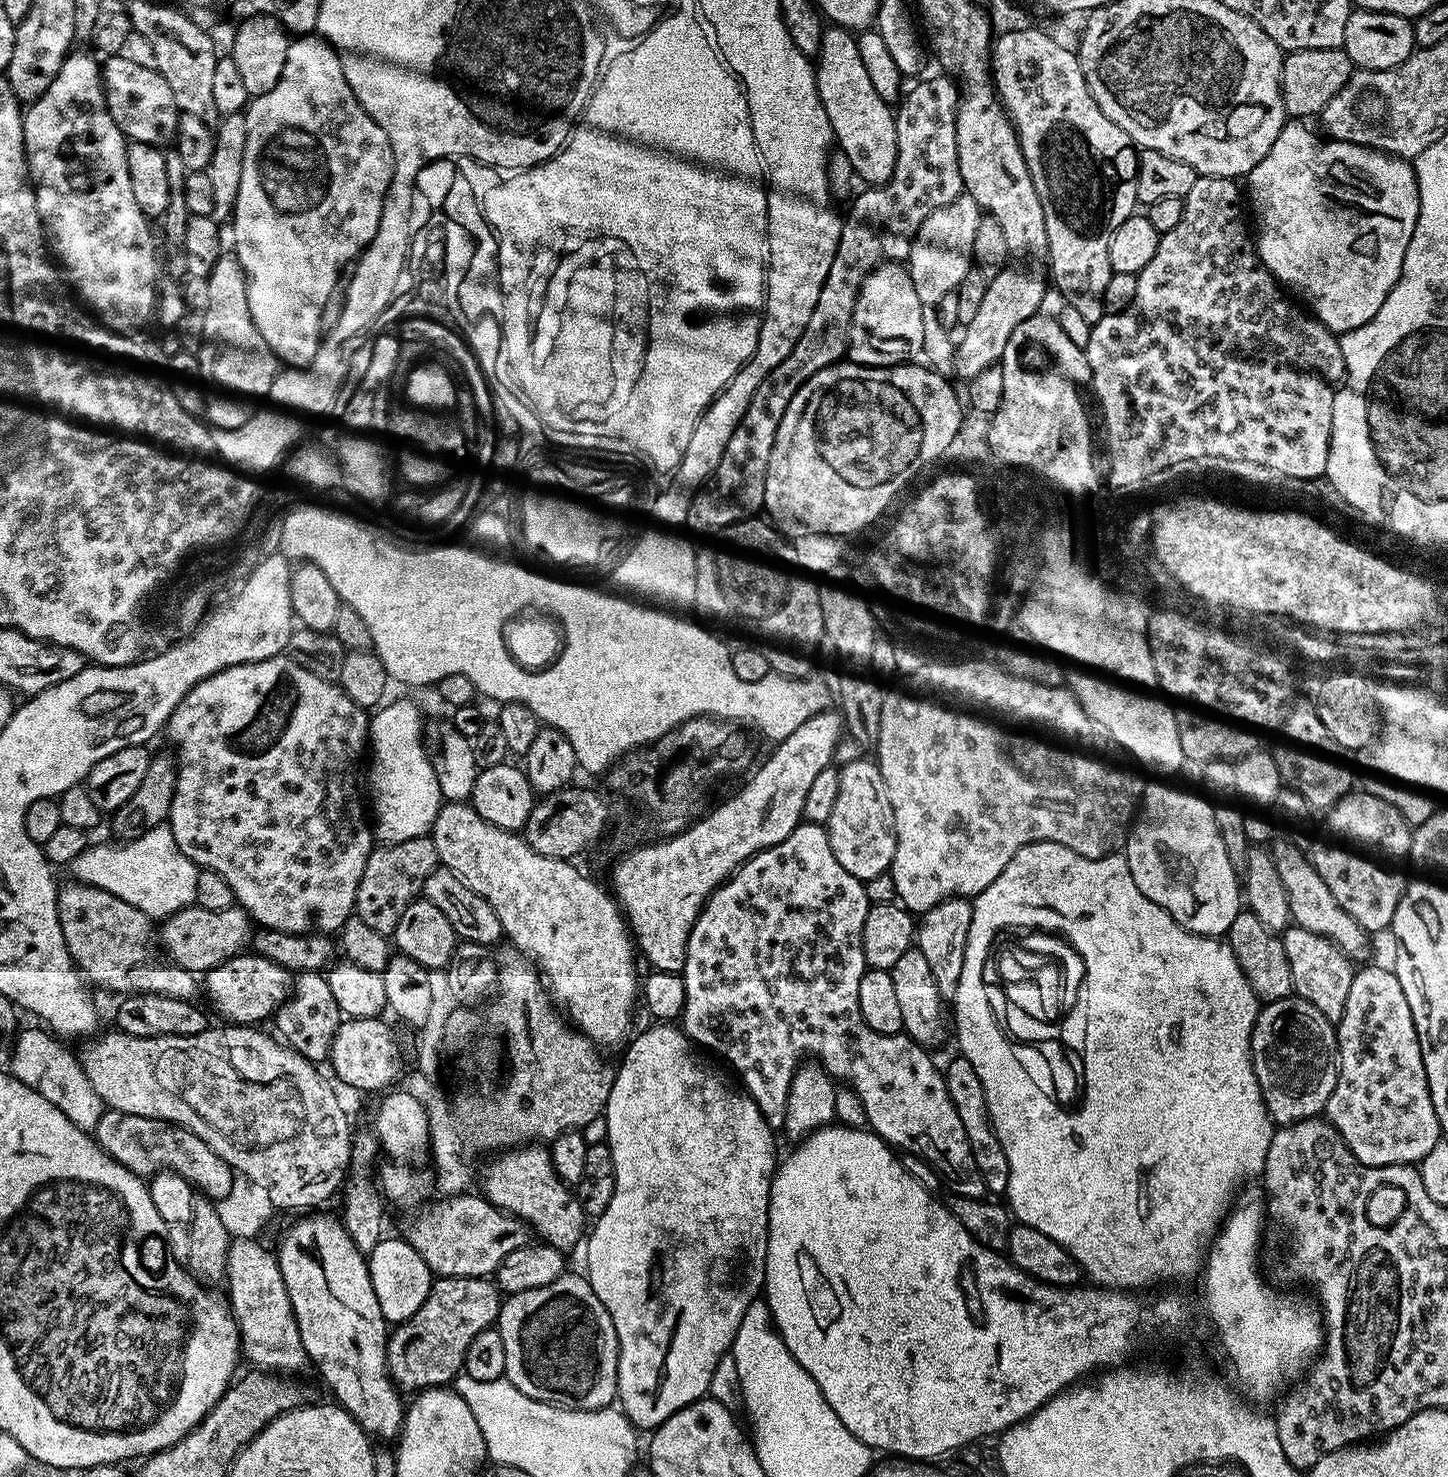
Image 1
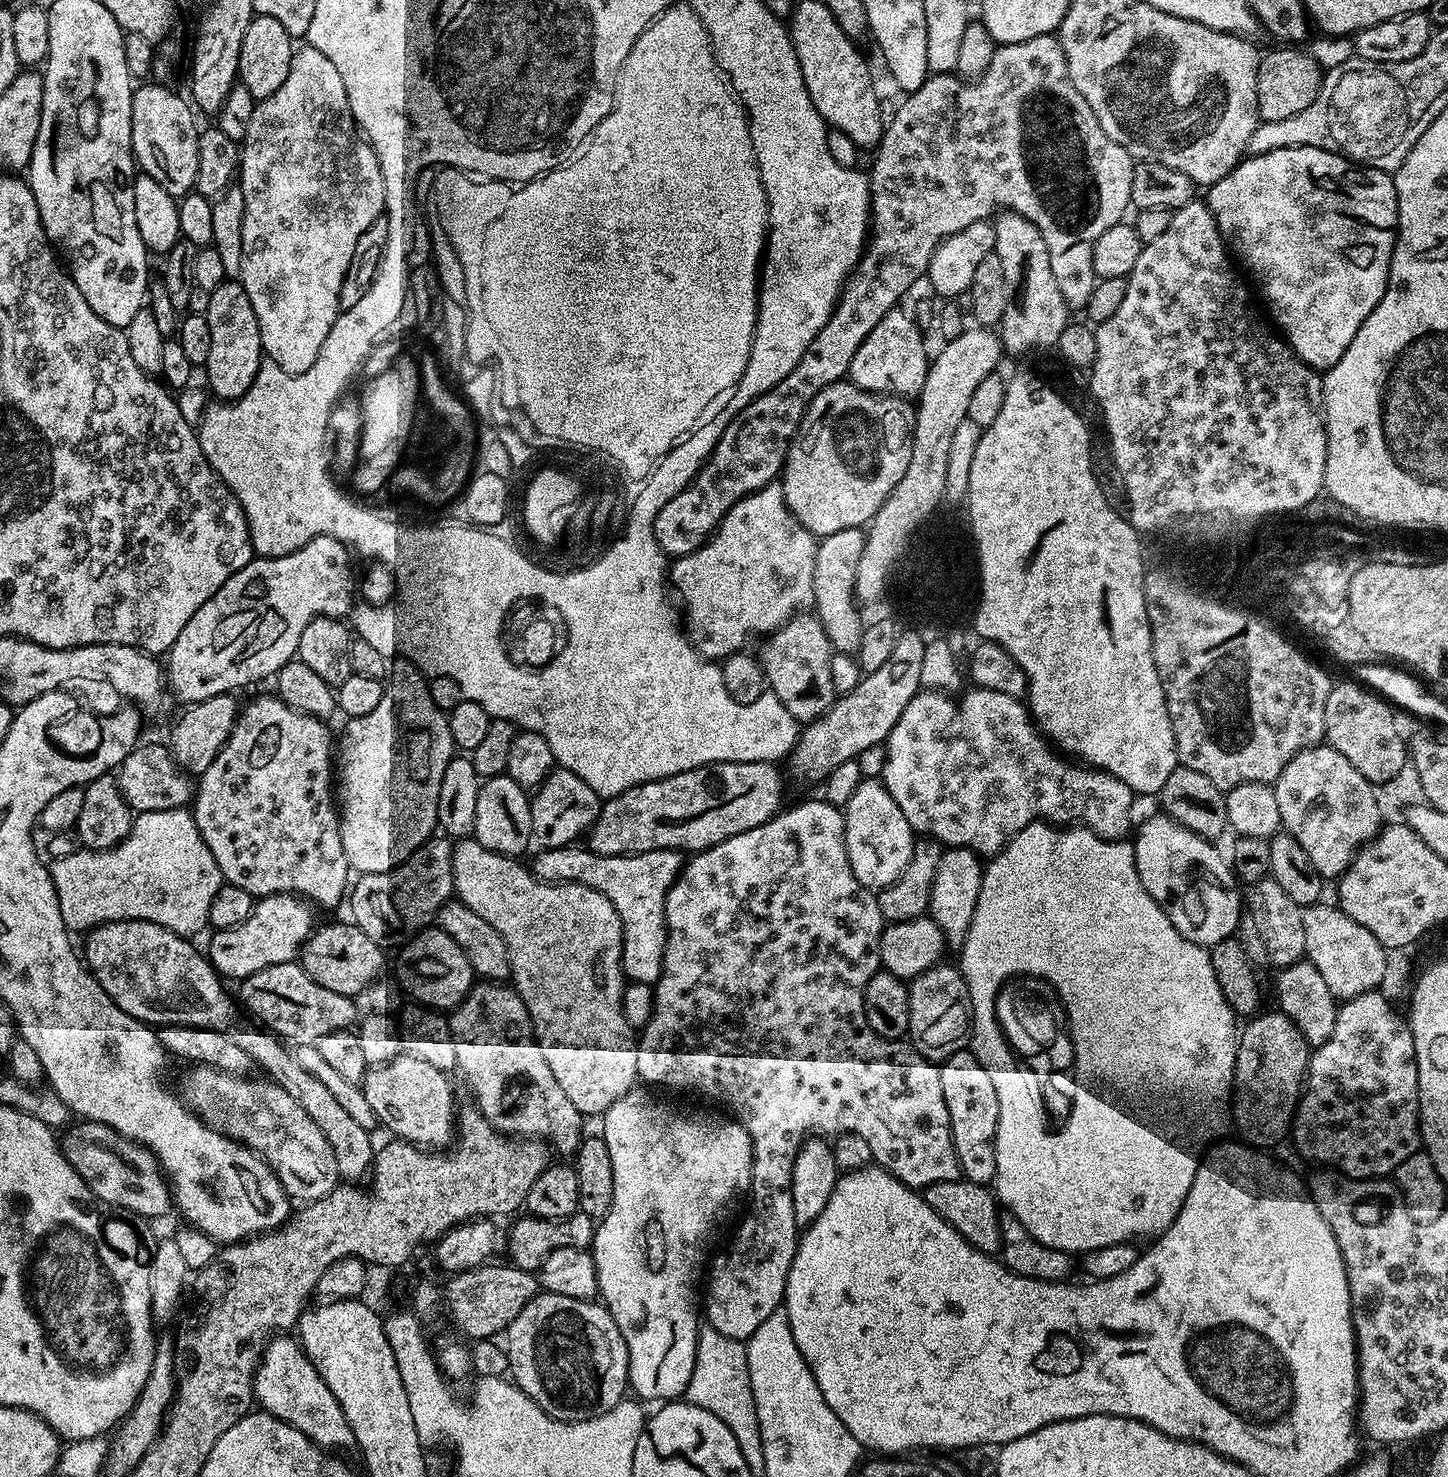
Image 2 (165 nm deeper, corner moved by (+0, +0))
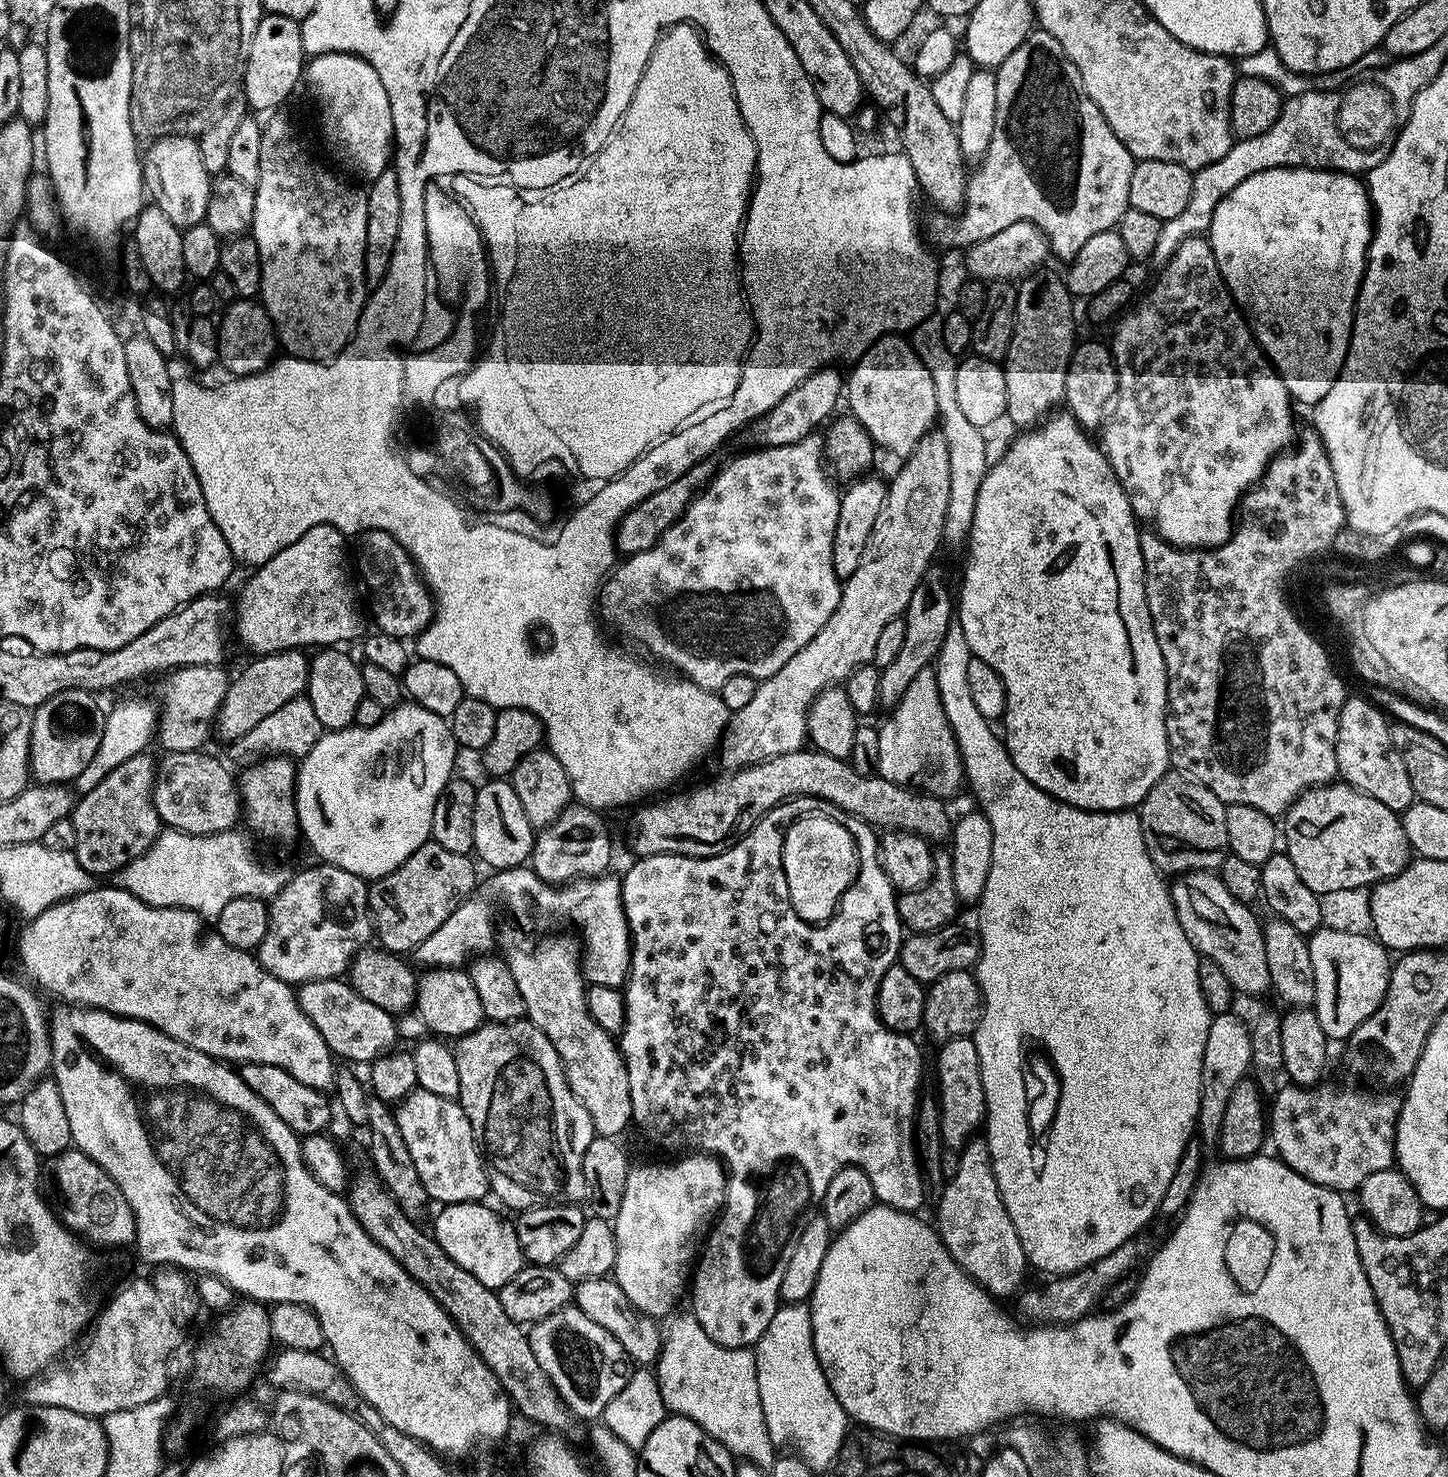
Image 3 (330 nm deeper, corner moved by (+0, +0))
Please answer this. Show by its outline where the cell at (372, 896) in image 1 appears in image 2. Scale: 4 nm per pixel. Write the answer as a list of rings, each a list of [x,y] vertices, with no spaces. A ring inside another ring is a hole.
[[[436,834],[413,850],[398,866],[385,872],[357,875],[350,888],[351,923],[358,925],[362,934],[374,938],[374,942],[385,950],[407,944],[416,933],[423,932],[433,923],[440,907],[447,900],[453,899],[453,847],[453,841],[449,837]]]

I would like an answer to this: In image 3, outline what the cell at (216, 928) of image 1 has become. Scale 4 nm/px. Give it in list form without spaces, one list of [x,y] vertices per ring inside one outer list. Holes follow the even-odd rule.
[[[316,862],[313,868],[304,868],[300,873],[293,875],[289,879],[288,884],[281,890],[277,896],[273,896],[268,904],[268,925],[266,926],[266,938],[262,938],[262,942],[254,949],[256,960],[263,966],[267,972],[274,974],[274,978],[278,978],[282,982],[293,986],[299,986],[310,982],[311,980],[335,980],[343,977],[348,969],[352,966],[352,960],[357,954],[363,952],[369,947],[374,940],[374,929],[372,926],[372,916],[368,913],[368,884],[363,876],[355,876],[350,874],[350,870],[342,870],[333,864]]]

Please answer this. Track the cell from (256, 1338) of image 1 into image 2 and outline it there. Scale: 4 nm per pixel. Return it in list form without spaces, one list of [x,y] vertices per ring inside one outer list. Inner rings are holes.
[[[288,1334],[273,1335],[264,1348],[264,1355],[260,1358],[255,1374],[255,1403],[268,1414],[296,1427],[321,1450],[348,1447],[351,1449],[355,1445],[356,1439],[350,1430],[350,1422],[346,1422],[346,1414],[342,1414],[342,1406],[338,1402],[338,1398],[334,1398],[334,1394],[330,1394],[330,1386],[326,1386],[326,1382],[322,1382],[318,1370],[314,1370],[304,1349],[293,1337],[292,1340],[290,1337],[291,1335]]]

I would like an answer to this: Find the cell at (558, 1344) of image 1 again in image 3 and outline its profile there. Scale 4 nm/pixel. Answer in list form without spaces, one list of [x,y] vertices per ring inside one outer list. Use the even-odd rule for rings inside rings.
[[[569,1306],[550,1314],[550,1318],[542,1318],[538,1323],[531,1325],[527,1333],[530,1346],[534,1350],[534,1358],[538,1358],[542,1370],[546,1370],[546,1378],[554,1382],[558,1394],[566,1402],[566,1406],[572,1411],[573,1417],[584,1420],[592,1420],[603,1417],[606,1406],[610,1406],[610,1398],[618,1394],[627,1384],[630,1375],[630,1361],[626,1350],[622,1350],[622,1342],[610,1334],[598,1322],[586,1318],[582,1310],[575,1306]]]

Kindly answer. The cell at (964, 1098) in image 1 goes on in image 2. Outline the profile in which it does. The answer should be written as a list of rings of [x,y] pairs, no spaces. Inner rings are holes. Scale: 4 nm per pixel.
[[[970,1050],[946,1057],[939,1065],[939,1069],[942,1078],[942,1098],[946,1098],[946,1114],[950,1114],[950,1134],[960,1163],[960,1175],[975,1184],[991,1185],[996,1179],[996,1131],[1000,1119],[998,1094],[990,1082],[990,1074],[986,1074],[982,1062],[978,1062],[978,1058]]]

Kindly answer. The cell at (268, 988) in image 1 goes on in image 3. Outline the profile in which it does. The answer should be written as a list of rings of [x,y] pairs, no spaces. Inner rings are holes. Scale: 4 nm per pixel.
[[[343,979],[311,980],[299,985],[296,1000],[306,1018],[314,1022],[318,1034],[322,1034],[333,1057],[340,1059],[341,1056],[344,1062],[351,1062],[353,1065],[367,1065],[397,1047],[397,1021],[389,1012],[382,1010],[382,1006],[366,1002],[366,998],[362,998],[362,994],[358,994],[353,990],[351,983]]]

